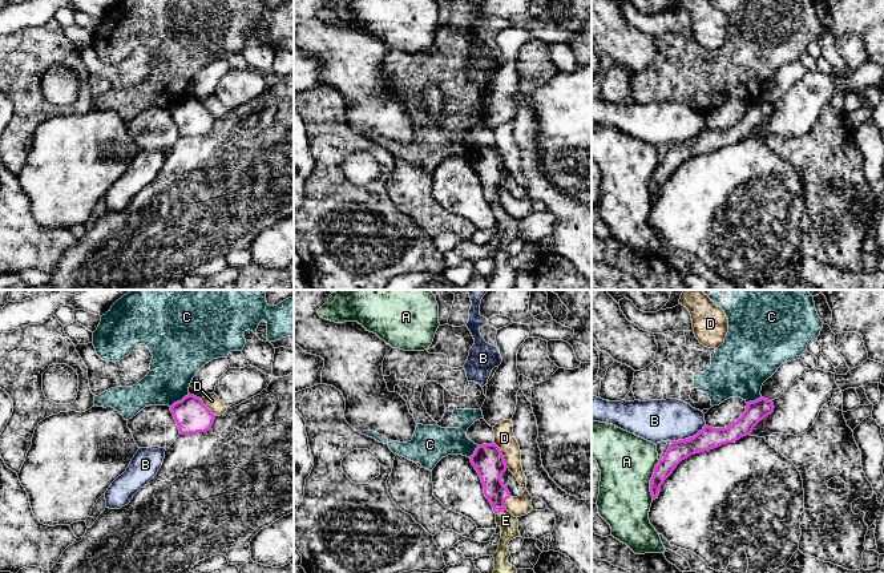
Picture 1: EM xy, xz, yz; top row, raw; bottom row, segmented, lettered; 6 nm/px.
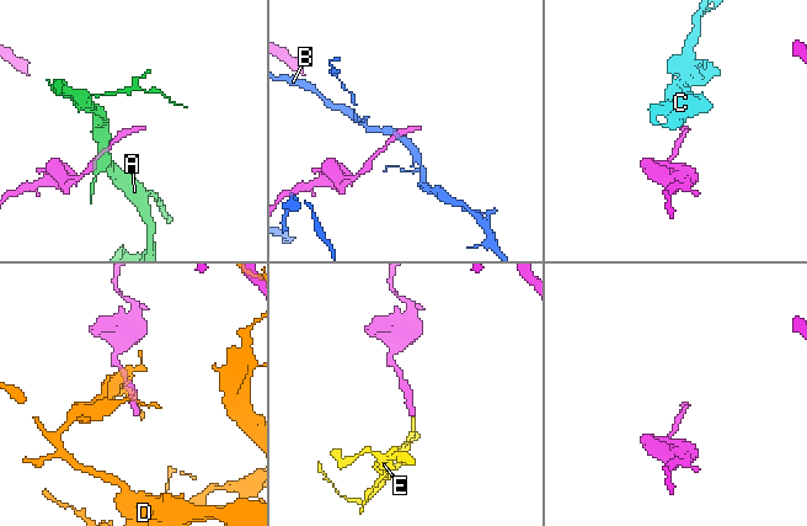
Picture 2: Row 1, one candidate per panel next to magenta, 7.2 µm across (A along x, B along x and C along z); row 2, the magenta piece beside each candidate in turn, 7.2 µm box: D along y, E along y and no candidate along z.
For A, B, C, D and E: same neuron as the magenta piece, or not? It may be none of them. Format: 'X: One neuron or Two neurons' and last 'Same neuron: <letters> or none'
A: Two neurons
B: Two neurons
C: Two neurons
D: Two neurons
E: One neuron
Same neuron: E

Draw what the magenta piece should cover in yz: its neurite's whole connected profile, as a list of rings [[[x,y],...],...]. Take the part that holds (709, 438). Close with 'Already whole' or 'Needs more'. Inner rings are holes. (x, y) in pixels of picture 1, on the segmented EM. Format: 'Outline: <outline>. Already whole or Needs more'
Outline: [[[760,398],[747,403],[746,411],[734,424],[726,428],[705,425],[695,436],[673,441],[663,459],[655,465],[654,475],[650,480],[653,499],[658,496],[661,485],[682,460],[691,455],[710,451],[727,443],[734,443],[740,437],[750,435],[760,420],[774,412],[774,408],[772,400]]]. Already whole

